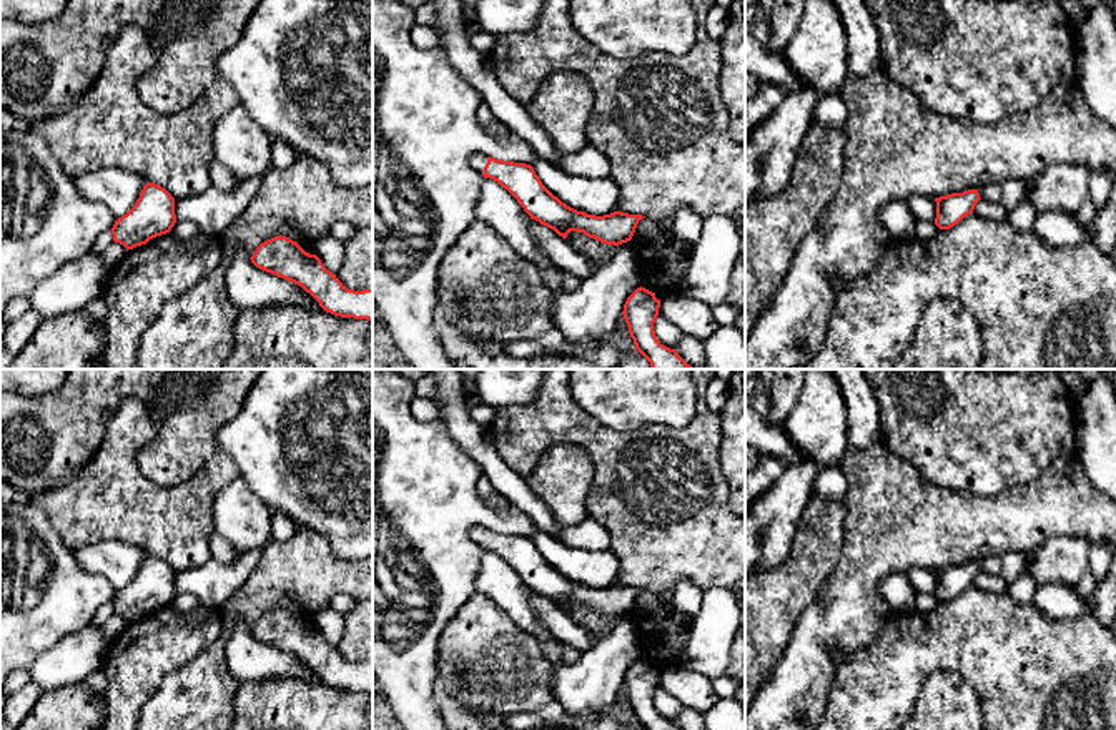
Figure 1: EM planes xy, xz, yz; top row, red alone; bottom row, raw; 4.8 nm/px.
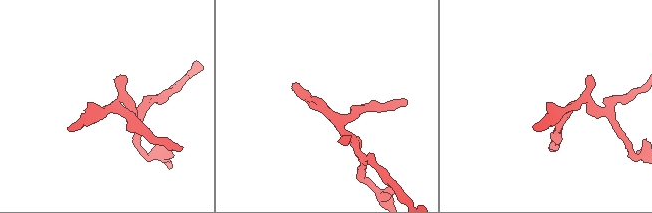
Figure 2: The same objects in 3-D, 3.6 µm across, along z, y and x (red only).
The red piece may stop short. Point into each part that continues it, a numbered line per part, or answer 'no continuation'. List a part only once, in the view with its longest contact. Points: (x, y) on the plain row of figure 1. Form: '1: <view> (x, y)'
1: xz (476, 532)

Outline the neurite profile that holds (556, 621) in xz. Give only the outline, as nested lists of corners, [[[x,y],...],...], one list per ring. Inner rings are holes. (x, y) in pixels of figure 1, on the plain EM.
[[[536,592],[527,595],[531,607],[542,625],[551,632],[554,640],[572,645],[582,654],[594,645],[594,637],[585,629],[579,627],[562,609],[554,602],[541,597]]]

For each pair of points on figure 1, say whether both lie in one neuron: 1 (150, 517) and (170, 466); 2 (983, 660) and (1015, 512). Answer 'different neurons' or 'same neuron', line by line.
1: different neurons
2: different neurons

